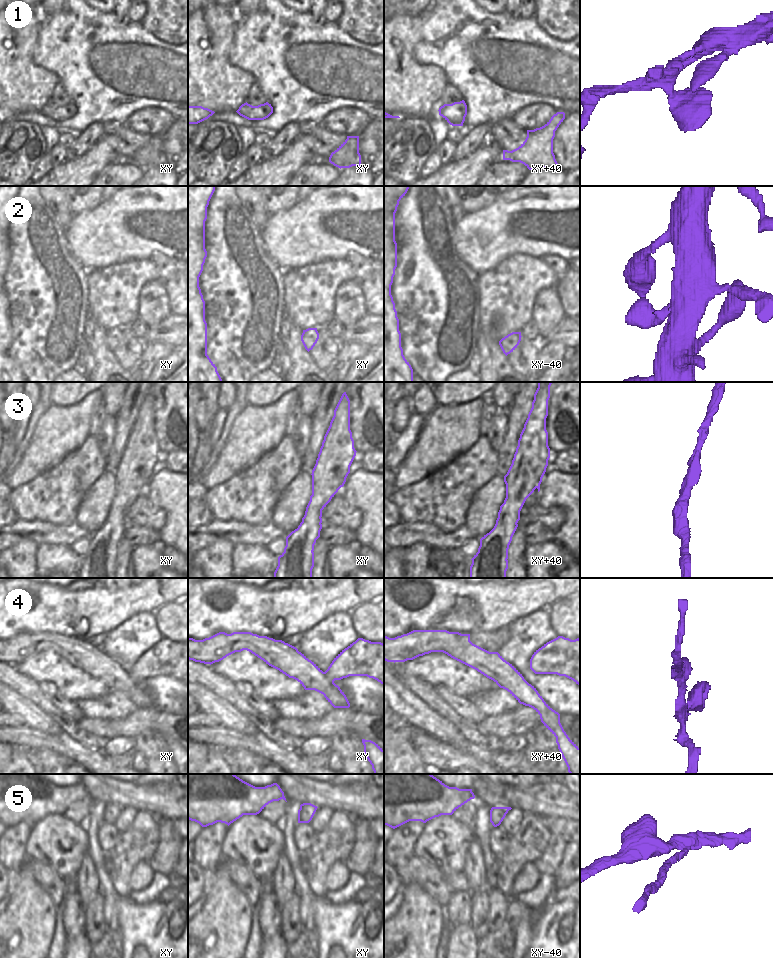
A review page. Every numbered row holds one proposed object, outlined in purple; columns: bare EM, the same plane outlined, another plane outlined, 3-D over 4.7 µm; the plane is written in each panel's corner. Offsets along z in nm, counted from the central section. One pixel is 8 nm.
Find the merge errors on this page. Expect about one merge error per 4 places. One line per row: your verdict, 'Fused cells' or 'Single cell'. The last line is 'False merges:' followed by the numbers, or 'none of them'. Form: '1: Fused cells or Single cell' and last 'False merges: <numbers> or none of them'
1: Single cell
2: Single cell
3: Single cell
4: Single cell
5: Fused cells
False merges: 5.

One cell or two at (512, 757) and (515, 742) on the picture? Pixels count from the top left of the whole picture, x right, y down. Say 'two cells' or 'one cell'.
two cells

